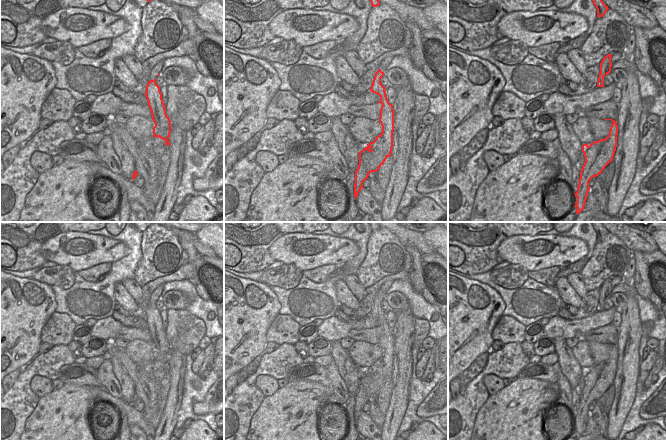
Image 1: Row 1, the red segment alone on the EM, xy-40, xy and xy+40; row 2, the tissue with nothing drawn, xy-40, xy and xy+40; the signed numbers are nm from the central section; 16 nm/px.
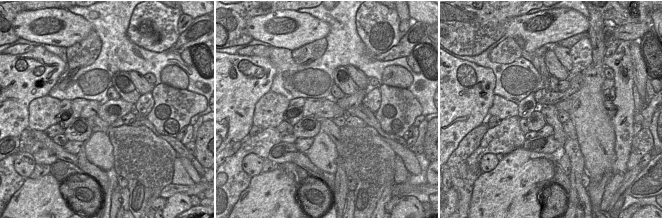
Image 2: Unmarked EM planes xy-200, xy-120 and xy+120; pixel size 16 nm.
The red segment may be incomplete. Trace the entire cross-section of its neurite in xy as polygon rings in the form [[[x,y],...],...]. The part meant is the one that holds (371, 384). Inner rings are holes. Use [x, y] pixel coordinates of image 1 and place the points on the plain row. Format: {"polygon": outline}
{"polygon": [[[379,293],[374,300],[370,315],[380,320],[381,327],[379,346],[382,357],[373,366],[359,376],[359,389],[355,395],[354,423],[363,411],[371,396],[377,396],[388,381],[391,381],[393,371],[394,335],[386,320],[386,311],[381,308],[384,296]]]}

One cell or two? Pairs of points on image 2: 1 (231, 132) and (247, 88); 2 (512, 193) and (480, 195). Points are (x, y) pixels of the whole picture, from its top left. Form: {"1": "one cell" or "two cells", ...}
{"1": "one cell", "2": "one cell"}

